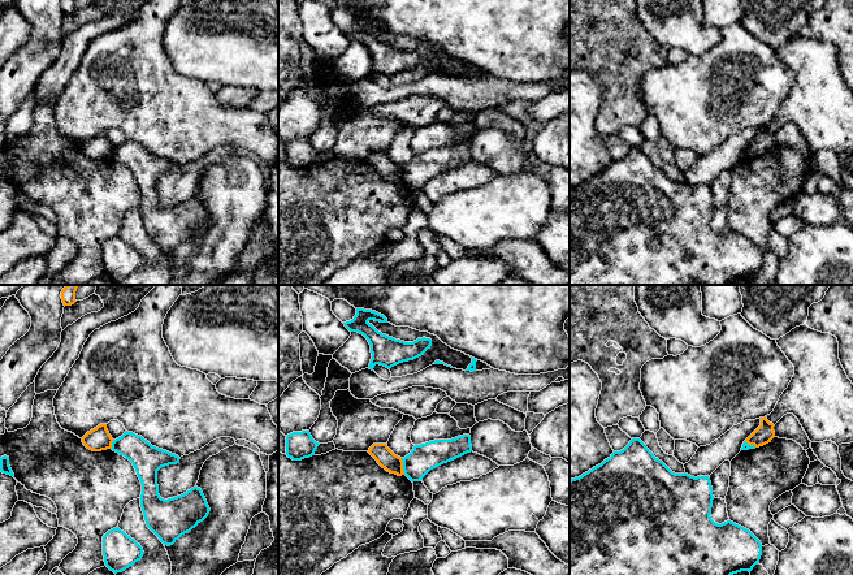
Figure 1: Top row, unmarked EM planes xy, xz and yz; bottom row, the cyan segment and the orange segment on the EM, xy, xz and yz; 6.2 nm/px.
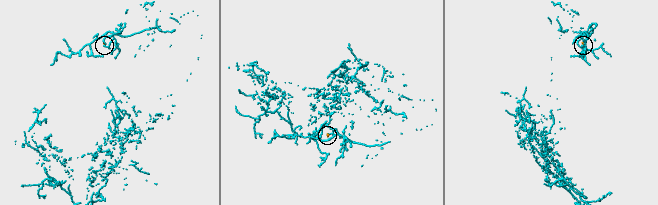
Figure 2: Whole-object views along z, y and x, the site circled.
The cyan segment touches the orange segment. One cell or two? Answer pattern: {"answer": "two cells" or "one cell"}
{"answer": "two cells"}

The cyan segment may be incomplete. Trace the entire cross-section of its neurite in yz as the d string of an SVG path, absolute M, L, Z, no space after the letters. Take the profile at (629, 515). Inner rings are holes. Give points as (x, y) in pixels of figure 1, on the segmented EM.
M632 438L620 451L593 467L579 477L570 480L570 575L733 575L752 571L762 555L761 541L746 528L727 520L715 523L710 514L713 507L713 487L709 476L690 476L672 472L646 448L640 438Z

